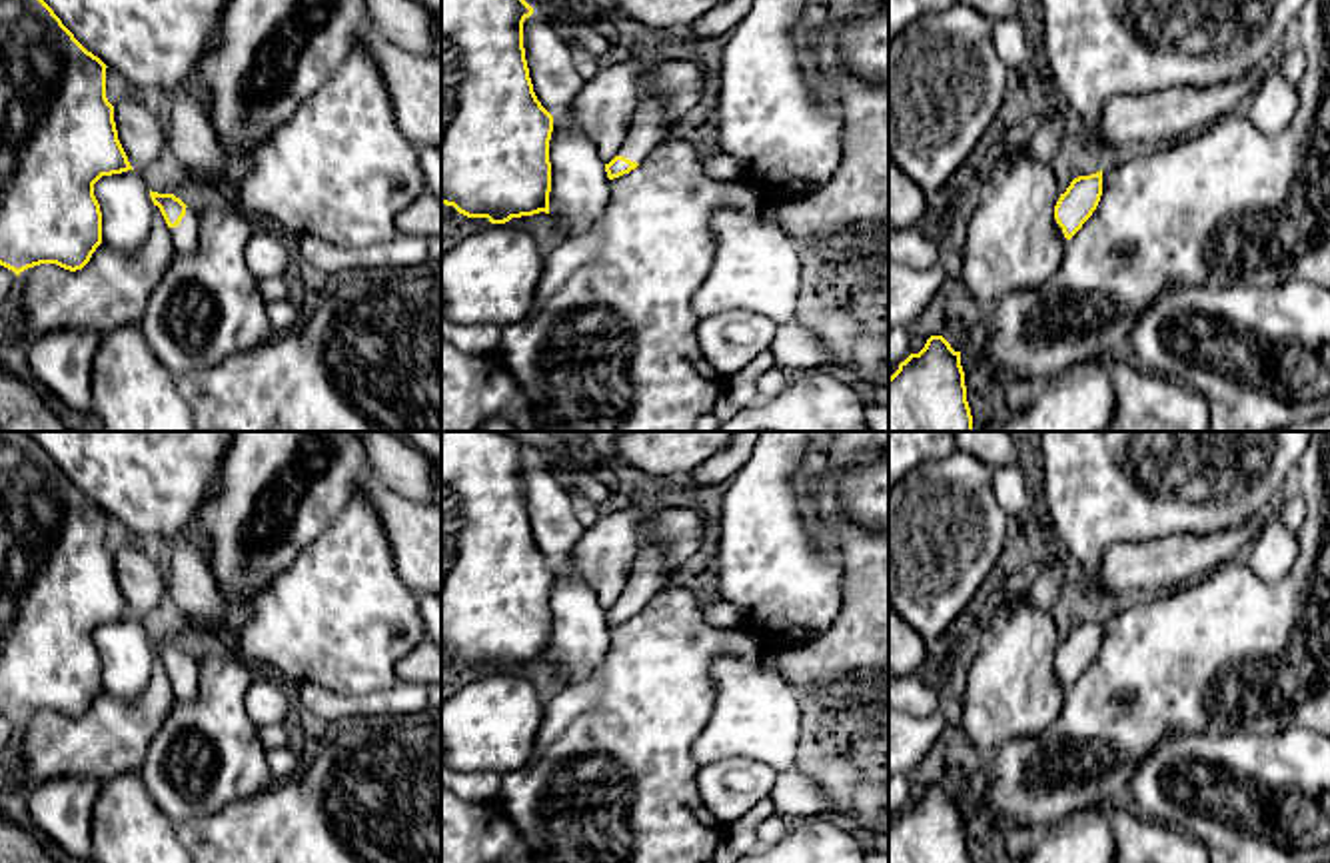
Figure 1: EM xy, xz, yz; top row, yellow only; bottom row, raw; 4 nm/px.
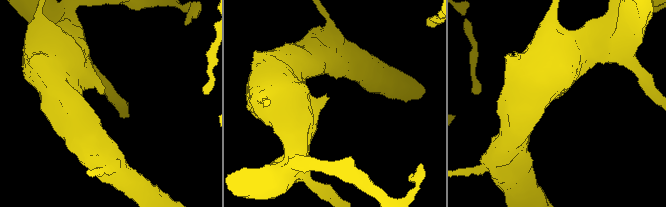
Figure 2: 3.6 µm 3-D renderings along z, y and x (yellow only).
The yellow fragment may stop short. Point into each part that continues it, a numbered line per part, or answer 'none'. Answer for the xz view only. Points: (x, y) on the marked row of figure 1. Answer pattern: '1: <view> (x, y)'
1: xz (652, 122)

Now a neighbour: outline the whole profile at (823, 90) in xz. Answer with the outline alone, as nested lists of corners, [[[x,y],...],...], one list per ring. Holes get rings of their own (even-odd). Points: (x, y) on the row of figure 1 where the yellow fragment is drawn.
[[[811,50],[801,52],[801,72],[807,80],[807,86],[813,90],[815,98],[837,118],[843,120],[843,108],[835,96],[833,84],[825,80],[815,64]]]

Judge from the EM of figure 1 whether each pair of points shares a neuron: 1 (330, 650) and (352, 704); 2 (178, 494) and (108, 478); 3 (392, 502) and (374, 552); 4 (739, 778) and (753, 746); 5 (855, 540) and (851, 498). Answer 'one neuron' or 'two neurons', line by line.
1: two neurons
2: one neuron
3: two neurons
4: two neurons
5: two neurons

